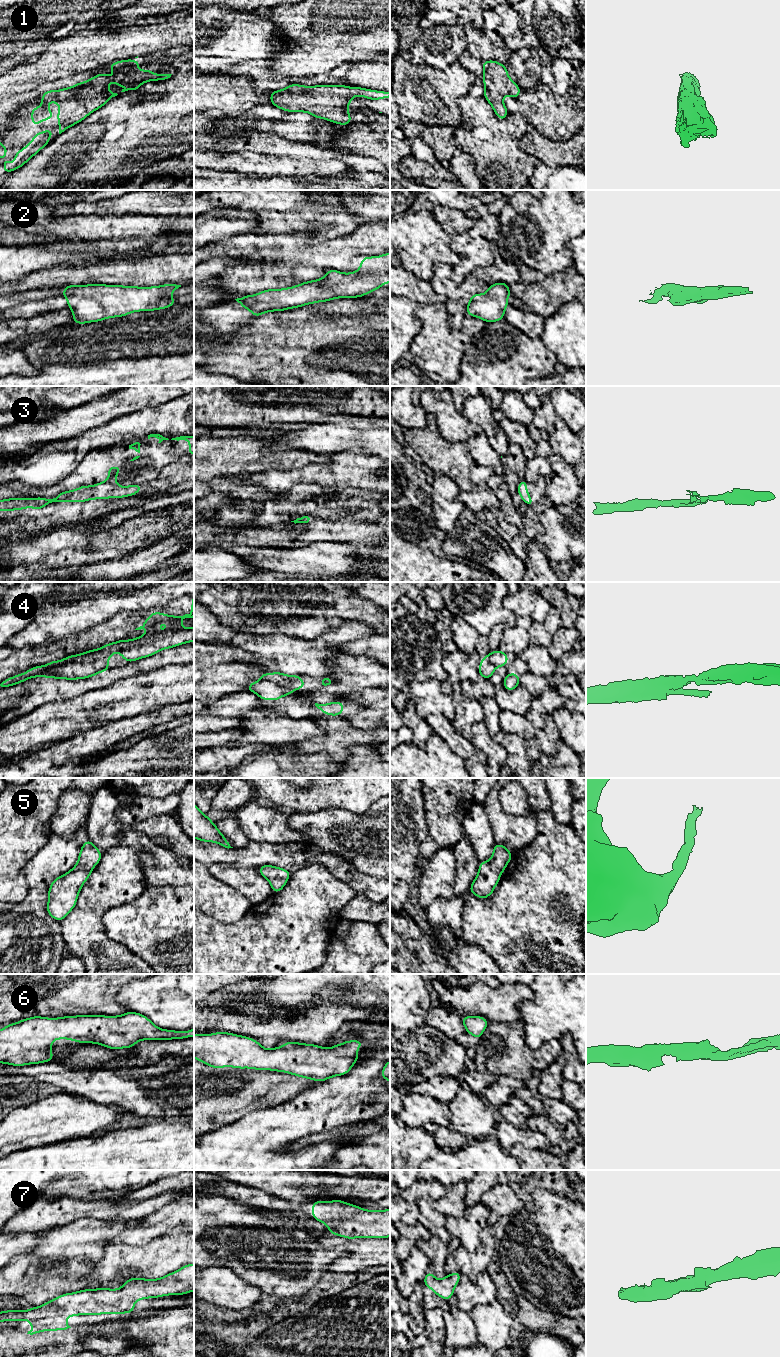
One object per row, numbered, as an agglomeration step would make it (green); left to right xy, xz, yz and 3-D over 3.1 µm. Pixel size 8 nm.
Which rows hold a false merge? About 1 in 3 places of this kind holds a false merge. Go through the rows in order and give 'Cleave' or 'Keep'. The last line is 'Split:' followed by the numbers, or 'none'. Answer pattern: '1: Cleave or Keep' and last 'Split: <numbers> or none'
1: Keep
2: Keep
3: Cleave
4: Cleave
5: Keep
6: Keep
7: Keep
Split: 3, 4

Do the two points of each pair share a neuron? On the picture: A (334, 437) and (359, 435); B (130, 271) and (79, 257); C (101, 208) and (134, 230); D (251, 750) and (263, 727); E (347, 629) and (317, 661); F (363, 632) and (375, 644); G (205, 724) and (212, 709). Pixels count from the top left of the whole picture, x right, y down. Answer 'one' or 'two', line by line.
A: one
B: two
C: two
D: two
E: one
F: two
G: one

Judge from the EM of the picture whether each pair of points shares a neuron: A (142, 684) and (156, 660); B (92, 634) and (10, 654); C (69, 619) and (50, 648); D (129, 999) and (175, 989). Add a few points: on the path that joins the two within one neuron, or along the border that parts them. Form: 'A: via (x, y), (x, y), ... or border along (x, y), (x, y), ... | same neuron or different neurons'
A: border along (173, 665), (164, 665), (127, 677) | different neurons
B: via (72, 644), (52, 649), (42, 654), (30, 654) | same neuron
C: border along (78, 632), (59, 638), (47, 638), (33, 645) | different neurons
D: via (140, 996), (164, 996) | same neuron

